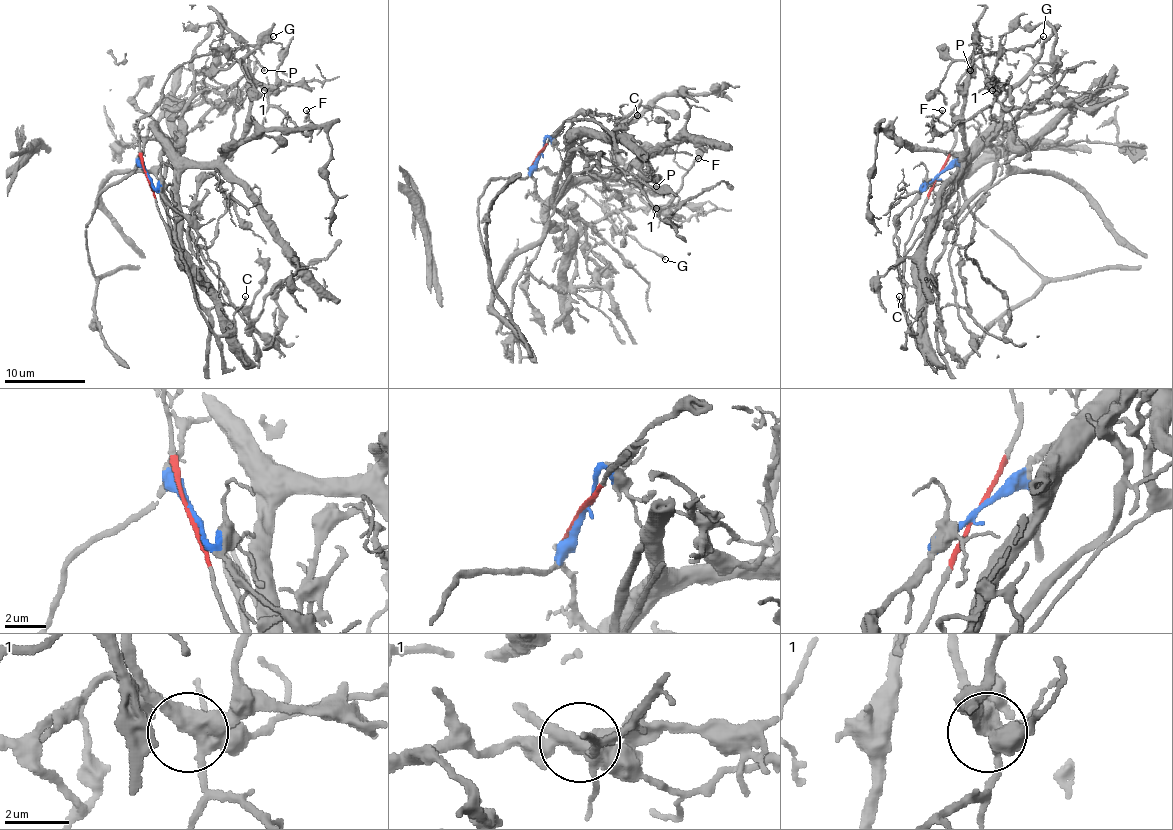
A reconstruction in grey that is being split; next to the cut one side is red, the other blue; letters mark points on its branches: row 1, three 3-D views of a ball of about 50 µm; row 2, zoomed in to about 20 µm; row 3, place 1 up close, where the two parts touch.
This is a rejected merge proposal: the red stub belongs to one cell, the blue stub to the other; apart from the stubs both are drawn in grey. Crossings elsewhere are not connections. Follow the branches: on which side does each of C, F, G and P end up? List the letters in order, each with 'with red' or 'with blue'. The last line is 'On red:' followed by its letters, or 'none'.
C: with red
F: with blue
G: with red
P: with blue
On red: C, G

